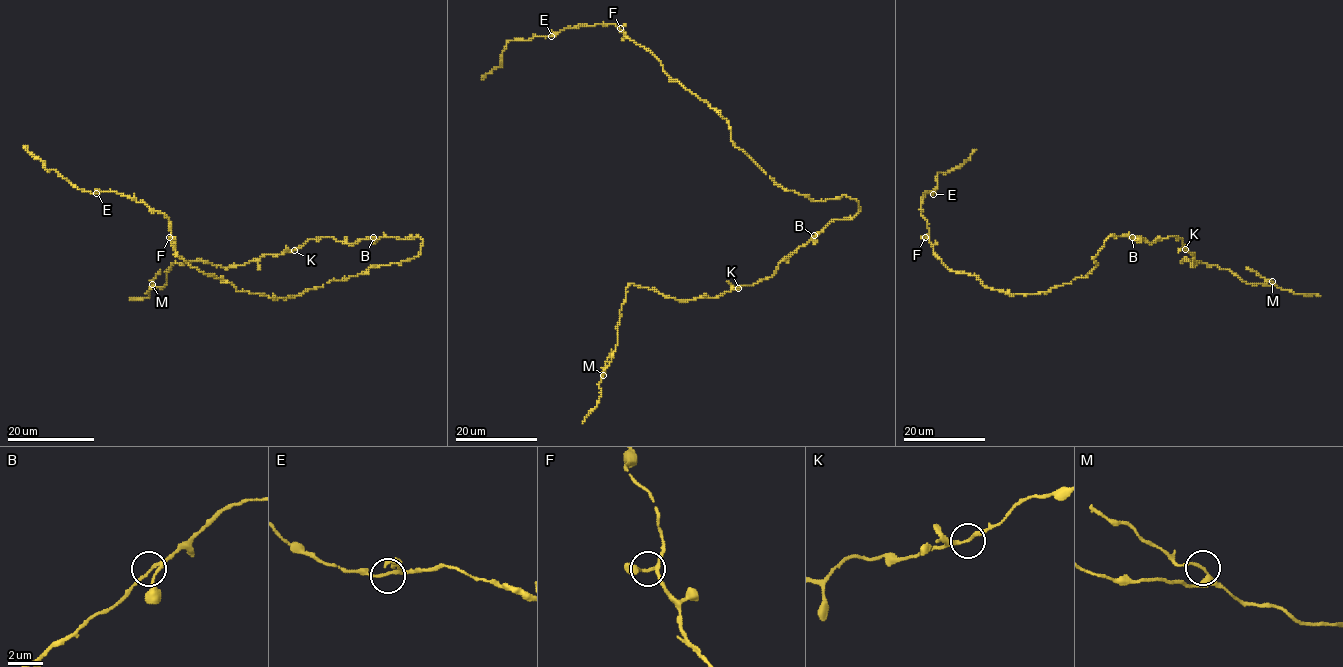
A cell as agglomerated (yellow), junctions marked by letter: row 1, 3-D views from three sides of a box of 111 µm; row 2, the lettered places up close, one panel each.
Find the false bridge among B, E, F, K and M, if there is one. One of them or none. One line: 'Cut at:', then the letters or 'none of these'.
Cut at: none of these

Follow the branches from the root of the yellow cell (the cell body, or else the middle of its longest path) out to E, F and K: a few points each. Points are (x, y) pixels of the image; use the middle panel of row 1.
E: (820, 200), (779, 186), (734, 145), (725, 119), (673, 81), (652, 53), (614, 23), (578, 25), (551, 36)
F: (820, 200), (779, 186), (734, 145), (725, 119), (673, 81), (656, 57), (620, 28)
K: (820, 200), (847, 195), (857, 200), (861, 210), (856, 216), (831, 221), (786, 257), (770, 277), (738, 288)

